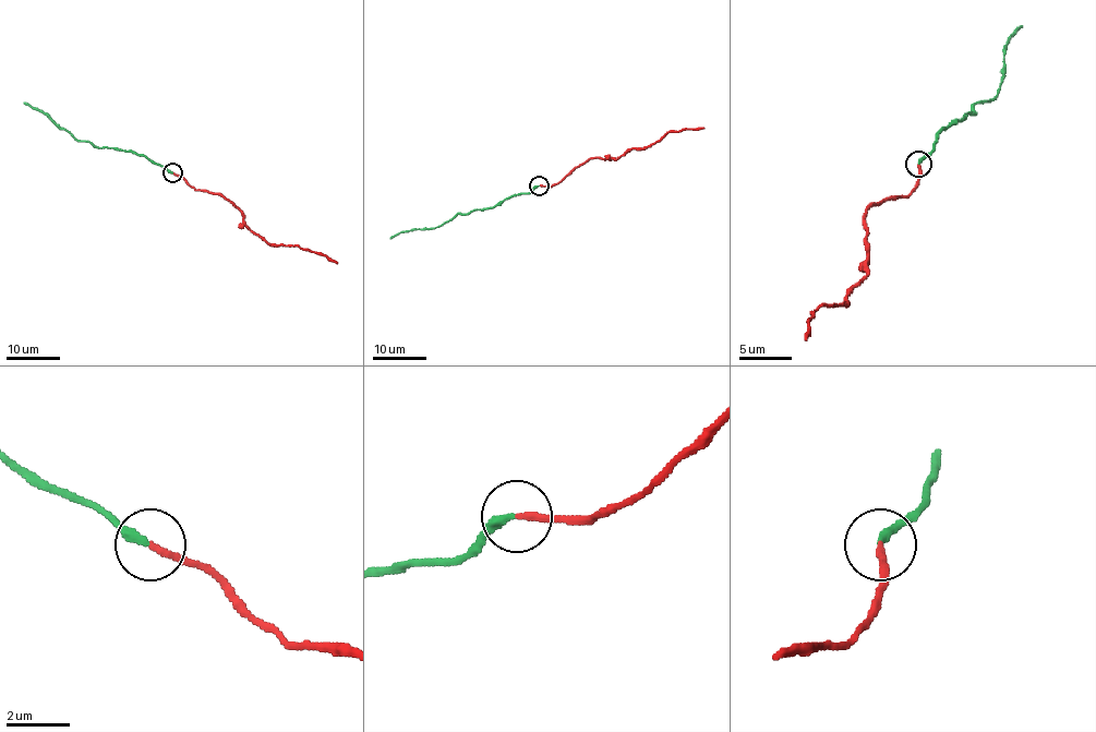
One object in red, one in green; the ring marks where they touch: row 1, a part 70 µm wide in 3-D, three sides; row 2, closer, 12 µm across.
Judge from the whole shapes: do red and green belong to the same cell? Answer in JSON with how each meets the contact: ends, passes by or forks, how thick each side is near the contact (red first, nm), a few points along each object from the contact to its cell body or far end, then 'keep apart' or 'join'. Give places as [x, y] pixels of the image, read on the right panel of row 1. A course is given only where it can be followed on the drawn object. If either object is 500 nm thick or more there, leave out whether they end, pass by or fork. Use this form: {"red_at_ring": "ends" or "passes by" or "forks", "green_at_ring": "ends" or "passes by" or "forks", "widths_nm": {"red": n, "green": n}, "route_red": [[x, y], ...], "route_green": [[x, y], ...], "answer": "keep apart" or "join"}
{"red_at_ring": "ends", "green_at_ring": "ends", "widths_nm": {"red": 200, "green": 280}, "route_red": [[918, 163], [918, 183], [905, 196], [866, 213], [866, 275], [845, 304], [823, 304], [808, 320], [806, 340]], "route_green": [[918, 163], [954, 121], [973, 112], [978, 103], [989, 103], [1002, 84], [1007, 43], [1023, 26]], "answer": "keep apart"}

